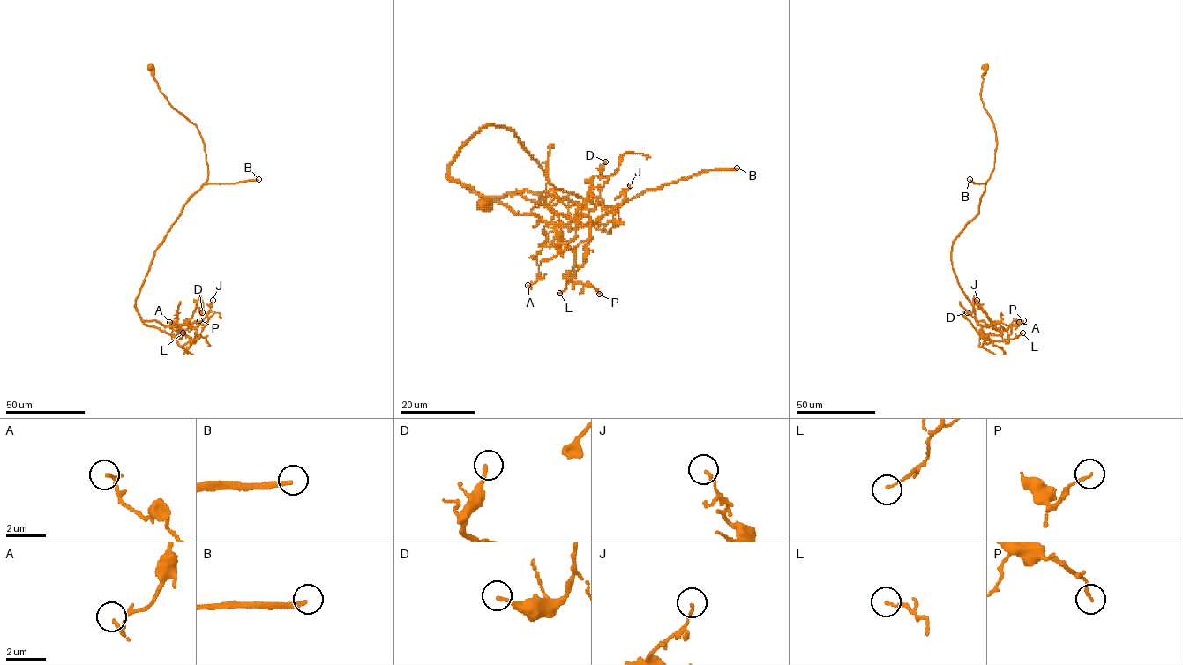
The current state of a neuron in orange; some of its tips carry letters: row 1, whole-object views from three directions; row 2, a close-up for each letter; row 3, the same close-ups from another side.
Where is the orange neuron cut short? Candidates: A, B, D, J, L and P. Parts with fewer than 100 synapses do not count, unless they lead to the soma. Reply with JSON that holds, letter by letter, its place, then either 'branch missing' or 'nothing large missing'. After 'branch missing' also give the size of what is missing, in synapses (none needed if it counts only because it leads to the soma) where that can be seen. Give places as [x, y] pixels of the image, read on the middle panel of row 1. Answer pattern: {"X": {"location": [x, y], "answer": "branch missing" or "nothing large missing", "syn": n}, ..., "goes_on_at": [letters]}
{"A": {"location": [527, 285], "answer": "nothing large missing"}, "B": {"location": [737, 168], "answer": "branch missing", "syn": 110}, "D": {"location": [605, 161], "answer": "nothing large missing"}, "J": {"location": [630, 185], "answer": "nothing large missing"}, "L": {"location": [559, 293], "answer": "nothing large missing"}, "P": {"location": [599, 294], "answer": "nothing large missing"}, "goes_on_at": ["B"]}

